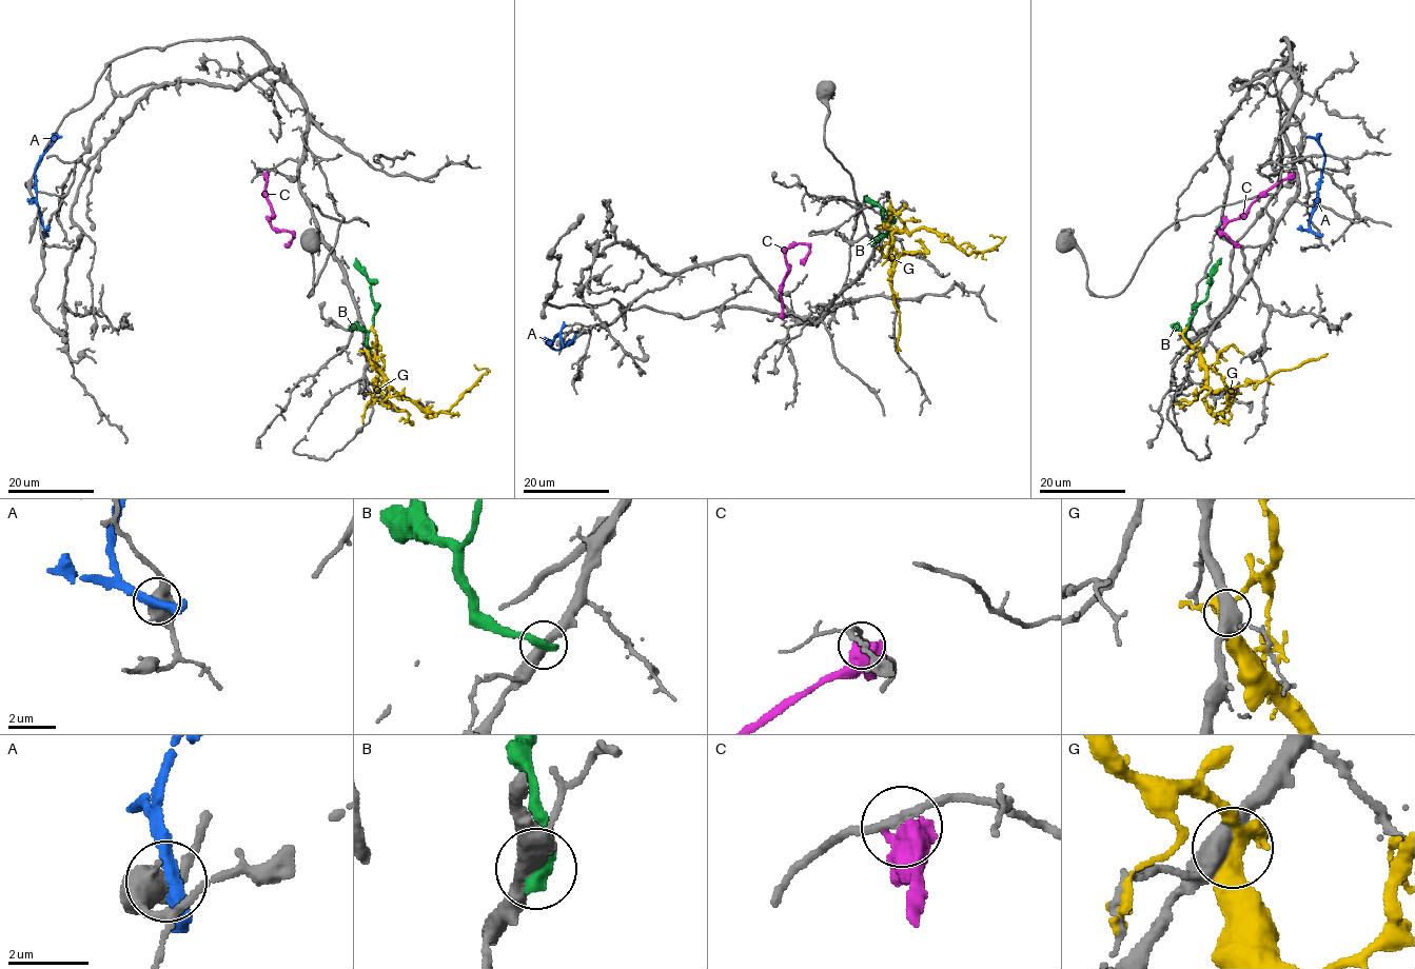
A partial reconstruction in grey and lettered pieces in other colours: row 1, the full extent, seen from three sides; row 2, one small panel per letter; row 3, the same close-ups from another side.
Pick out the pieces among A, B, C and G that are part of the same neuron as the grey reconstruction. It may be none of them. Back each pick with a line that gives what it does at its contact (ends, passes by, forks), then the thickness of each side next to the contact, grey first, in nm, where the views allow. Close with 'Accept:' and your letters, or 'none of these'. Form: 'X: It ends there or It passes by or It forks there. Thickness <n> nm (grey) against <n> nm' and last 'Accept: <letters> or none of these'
Accept: none of these

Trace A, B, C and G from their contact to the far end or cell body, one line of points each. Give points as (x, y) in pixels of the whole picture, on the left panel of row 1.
A: (45, 234), (37, 206), (35, 170), (39, 157), (62, 137)
B: (368, 350), (368, 332), (375, 308), (370, 280), (356, 258)
C: (264, 174), (264, 192), (272, 214), (269, 223), (272, 228), (293, 233), (288, 245)
G: (368, 353), (369, 361), (394, 392), (411, 399), (429, 416), (446, 412), (487, 371), (474, 364)

